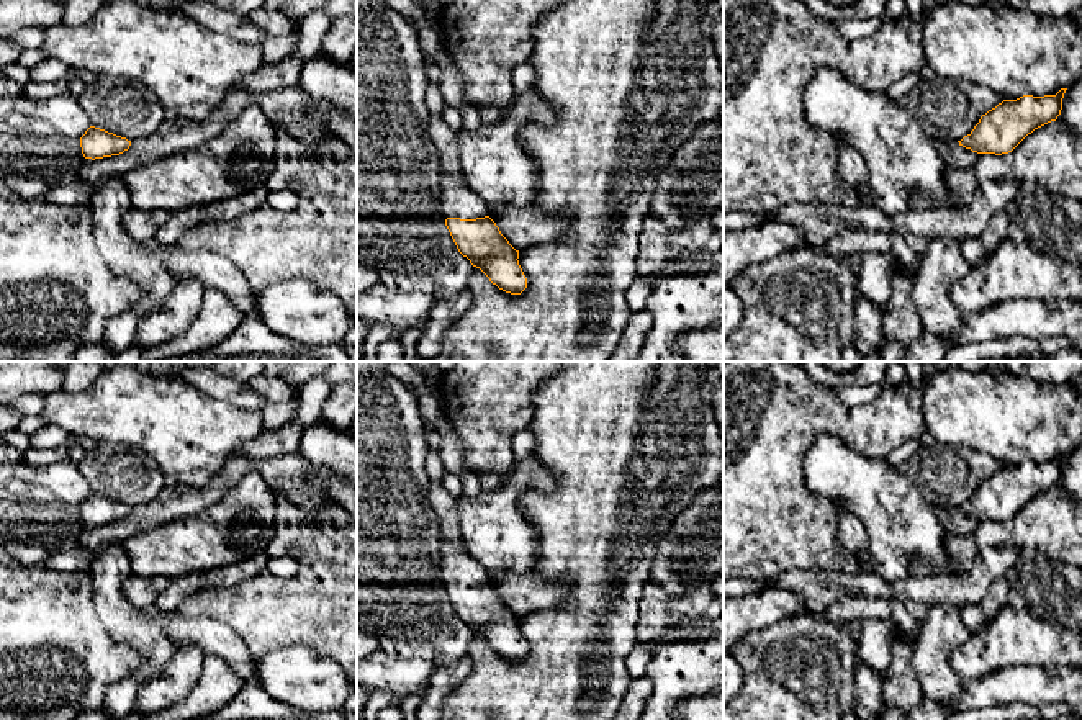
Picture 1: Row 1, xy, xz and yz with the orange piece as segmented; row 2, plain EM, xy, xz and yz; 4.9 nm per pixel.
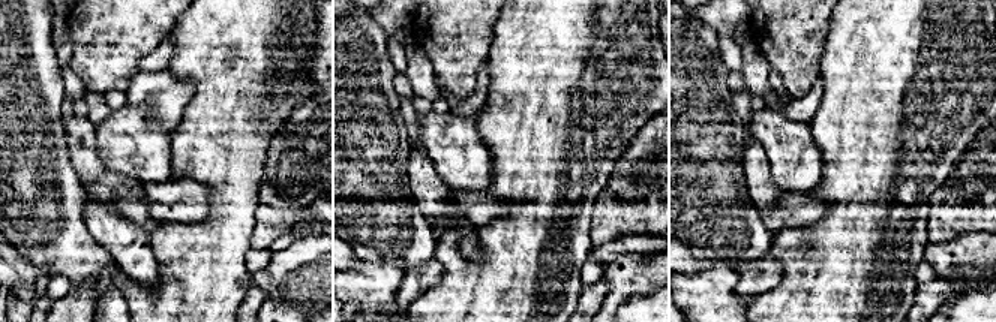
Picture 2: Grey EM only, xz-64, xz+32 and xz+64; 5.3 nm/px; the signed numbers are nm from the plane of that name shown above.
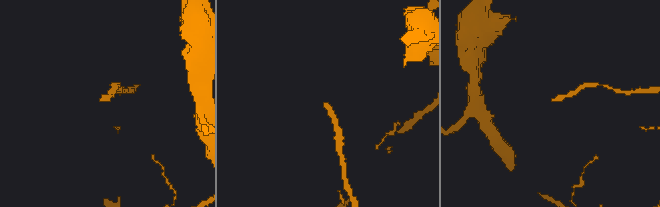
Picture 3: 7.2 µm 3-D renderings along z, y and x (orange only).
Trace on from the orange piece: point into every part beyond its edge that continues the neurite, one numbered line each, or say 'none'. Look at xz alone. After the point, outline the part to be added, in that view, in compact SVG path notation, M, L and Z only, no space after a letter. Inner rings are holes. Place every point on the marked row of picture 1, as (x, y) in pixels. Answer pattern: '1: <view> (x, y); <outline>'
1: xz (457, 200); M442 177L442 213L447 218L476 219L488 216L488 208L475 195L465 180L453 177Z

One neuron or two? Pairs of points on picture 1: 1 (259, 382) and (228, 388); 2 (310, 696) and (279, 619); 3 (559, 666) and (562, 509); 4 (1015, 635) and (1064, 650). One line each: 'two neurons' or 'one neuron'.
1: two neurons
2: two neurons
3: one neuron
4: one neuron

